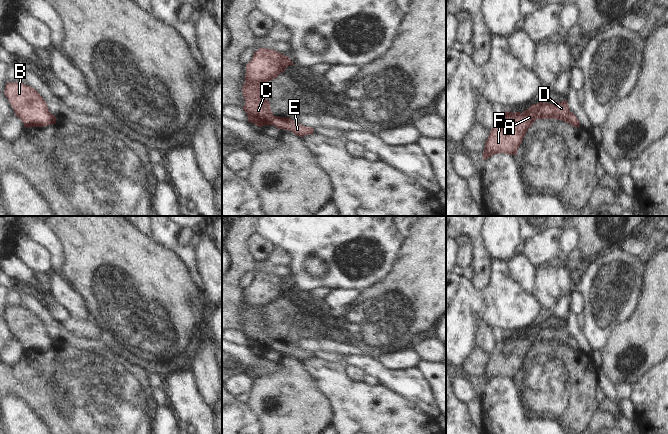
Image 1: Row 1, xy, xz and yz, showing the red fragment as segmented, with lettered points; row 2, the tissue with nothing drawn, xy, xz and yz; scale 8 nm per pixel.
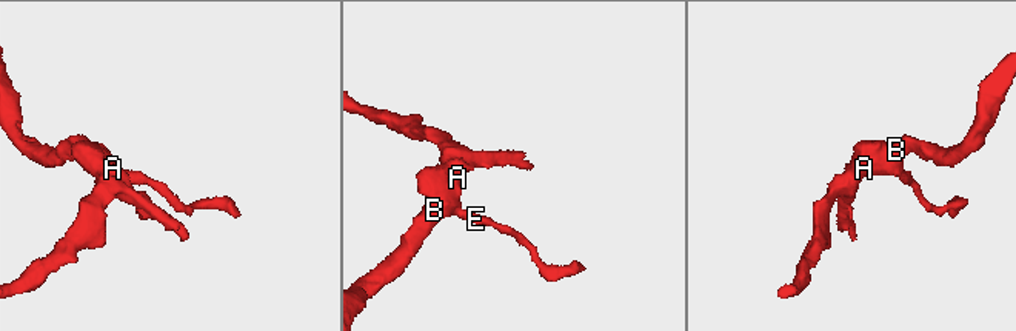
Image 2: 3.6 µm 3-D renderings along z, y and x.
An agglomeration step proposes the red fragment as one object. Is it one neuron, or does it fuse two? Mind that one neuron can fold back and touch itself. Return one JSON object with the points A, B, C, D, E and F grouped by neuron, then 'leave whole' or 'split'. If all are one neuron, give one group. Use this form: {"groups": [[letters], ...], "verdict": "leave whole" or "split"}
{"groups": [["A", "B", "C", "D", "E", "F"]], "verdict": "leave whole"}

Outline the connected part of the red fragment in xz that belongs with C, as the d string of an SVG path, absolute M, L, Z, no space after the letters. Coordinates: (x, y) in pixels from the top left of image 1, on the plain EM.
M259 272L255 275L252 284L246 288L242 311L246 326L243 333L247 337L248 345L258 351L273 349L304 361L313 358L314 353L300 349L288 341L274 340L267 323L265 308L277 302L289 289L294 289L289 281L273 273Z

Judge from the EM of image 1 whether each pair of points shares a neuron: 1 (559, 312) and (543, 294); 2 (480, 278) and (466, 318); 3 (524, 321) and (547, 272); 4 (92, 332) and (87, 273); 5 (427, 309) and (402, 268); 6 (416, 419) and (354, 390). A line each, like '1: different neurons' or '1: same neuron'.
1: different neurons
2: different neurons
3: different neurons
4: different neurons
5: same neuron
6: same neuron

